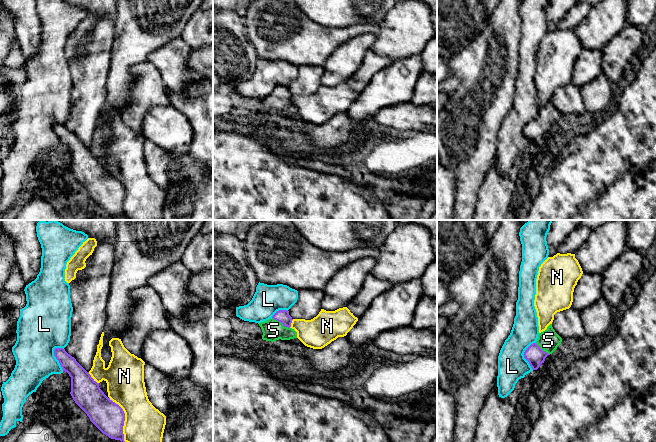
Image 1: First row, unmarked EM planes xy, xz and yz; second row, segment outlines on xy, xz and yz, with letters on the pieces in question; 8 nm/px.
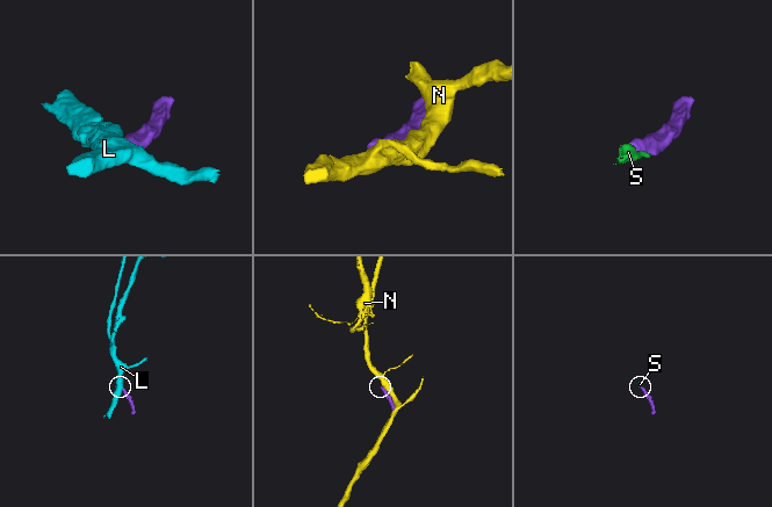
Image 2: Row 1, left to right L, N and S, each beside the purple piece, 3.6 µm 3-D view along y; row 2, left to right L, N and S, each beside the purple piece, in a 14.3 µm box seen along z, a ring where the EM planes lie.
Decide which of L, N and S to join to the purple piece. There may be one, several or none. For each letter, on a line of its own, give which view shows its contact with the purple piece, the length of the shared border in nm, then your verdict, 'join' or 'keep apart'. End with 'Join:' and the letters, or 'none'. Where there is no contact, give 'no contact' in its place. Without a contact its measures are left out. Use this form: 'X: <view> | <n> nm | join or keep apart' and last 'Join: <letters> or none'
L: xy | 200 nm | keep apart
N: xy | 380 nm | keep apart
S: xz | 170 nm | join
Join: S

